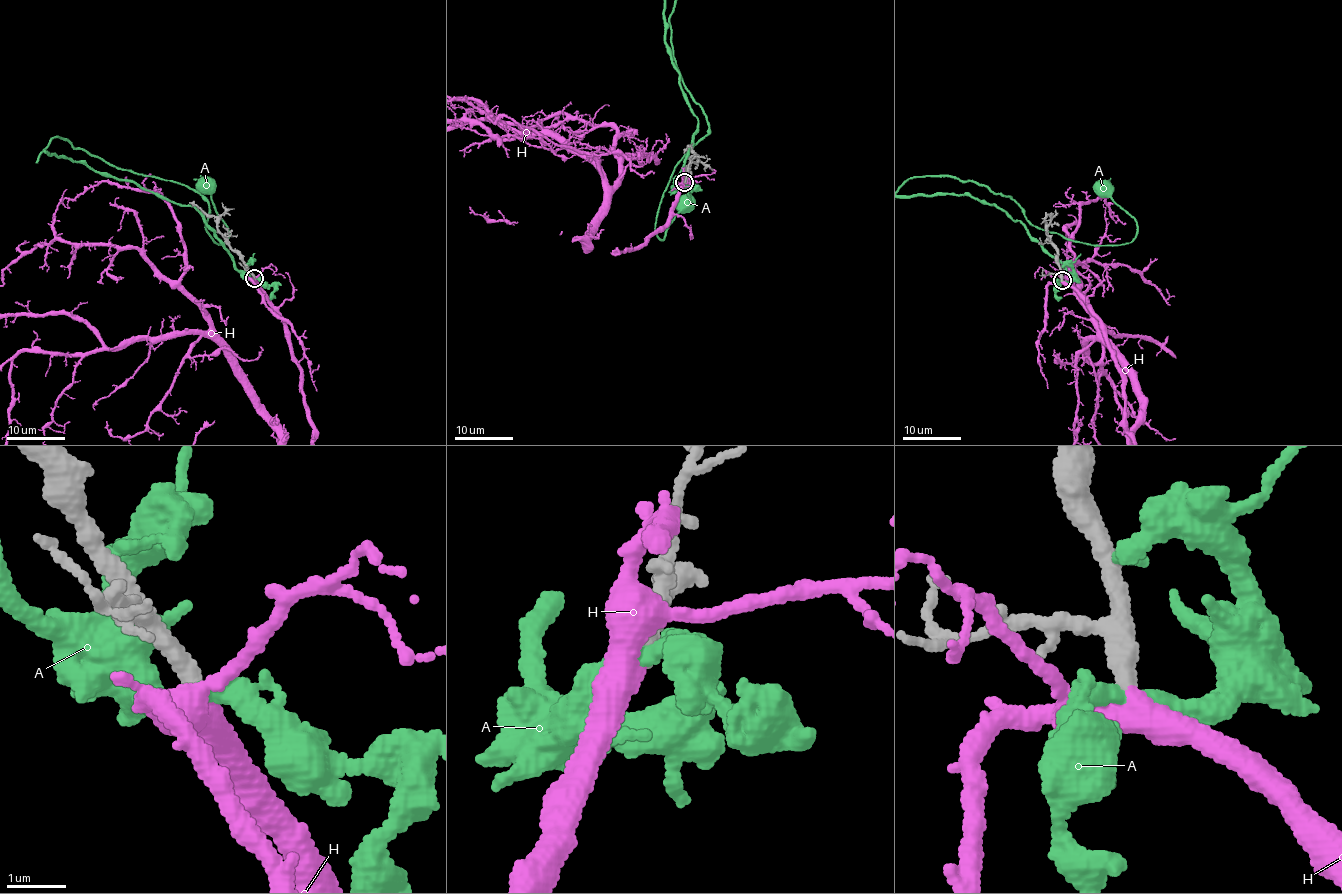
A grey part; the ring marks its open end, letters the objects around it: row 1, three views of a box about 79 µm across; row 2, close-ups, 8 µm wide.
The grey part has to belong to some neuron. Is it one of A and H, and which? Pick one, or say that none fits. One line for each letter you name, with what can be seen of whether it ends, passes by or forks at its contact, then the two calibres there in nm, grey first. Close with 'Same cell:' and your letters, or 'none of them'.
H: It passes by. Thickness 360 nm (grey) against 400 nm
Same cell: H

